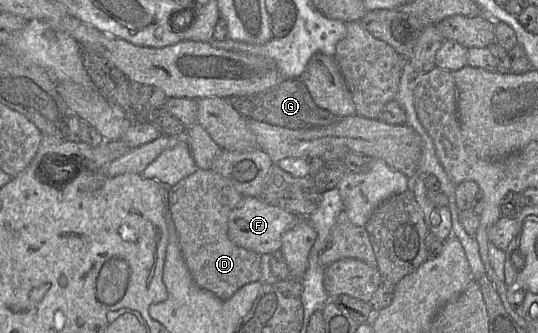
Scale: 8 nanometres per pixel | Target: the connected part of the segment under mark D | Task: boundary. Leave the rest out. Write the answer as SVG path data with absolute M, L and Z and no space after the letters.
M197 169L193 174L168 188L168 216L178 235L179 246L193 281L221 300L231 298L242 286L258 282L261 277L261 255L235 245L228 237L230 212L244 197L220 174Z

